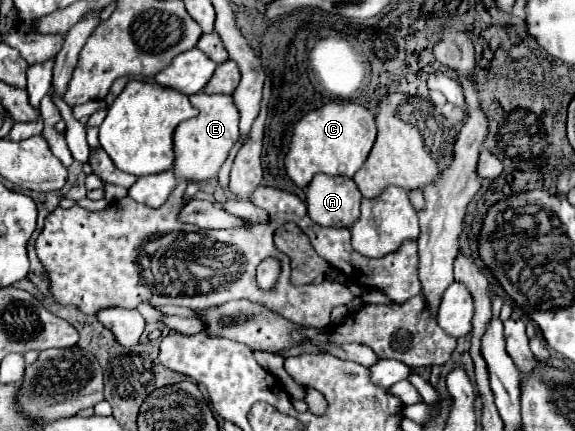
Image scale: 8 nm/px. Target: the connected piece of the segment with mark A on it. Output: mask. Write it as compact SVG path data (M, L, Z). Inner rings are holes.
M317 173L305 191L309 217L325 227L349 227L359 217L361 193L351 177Z

